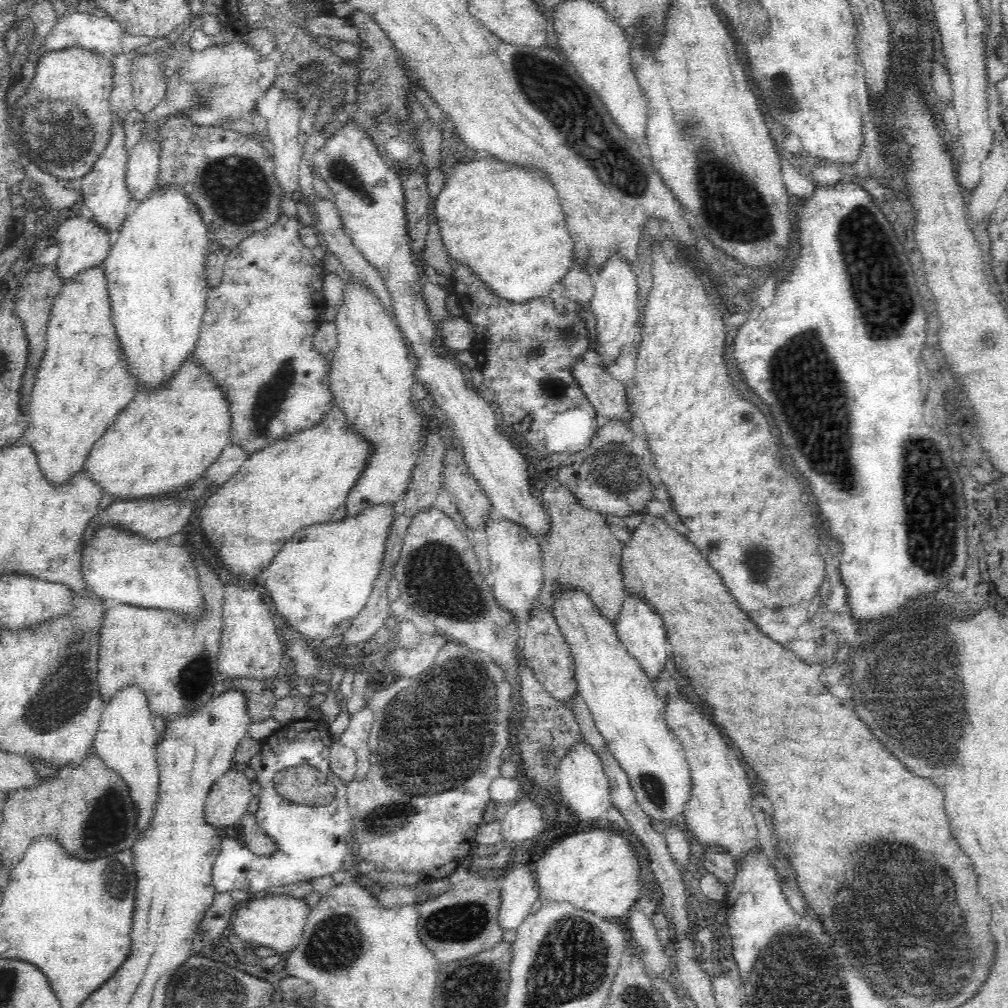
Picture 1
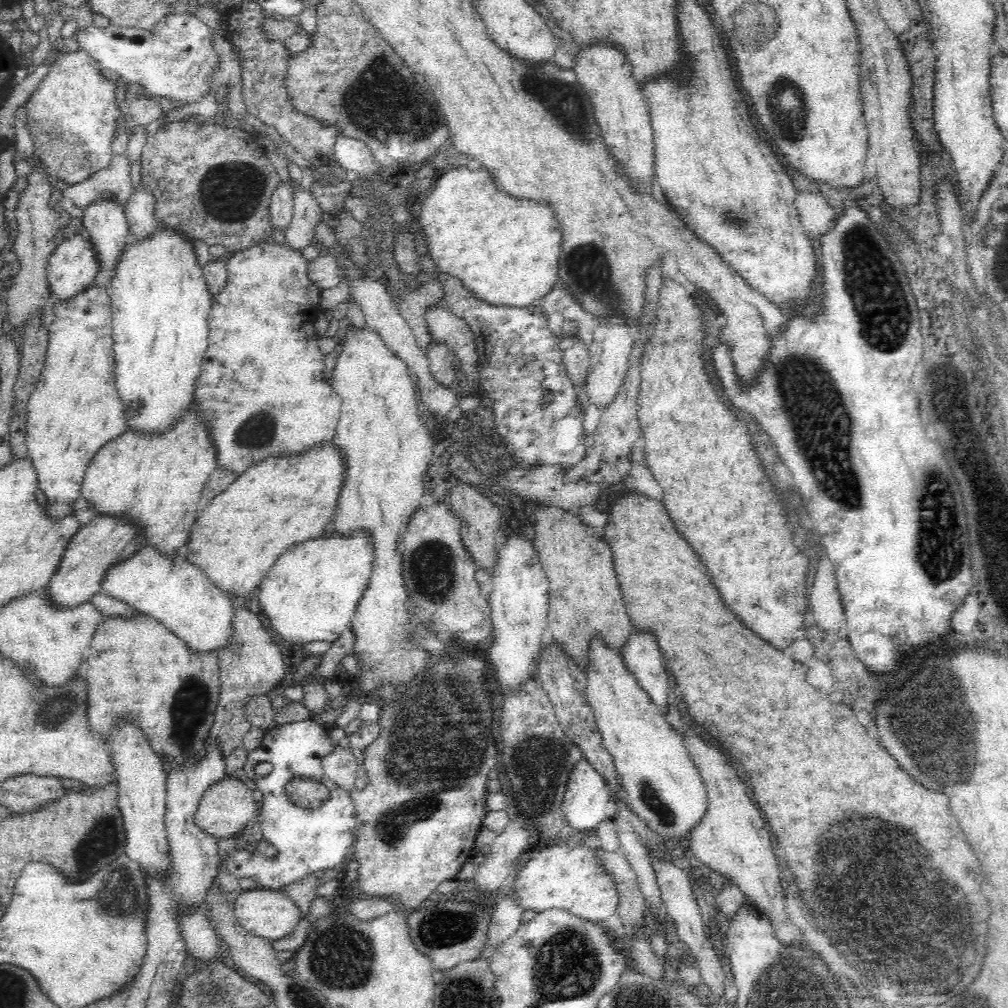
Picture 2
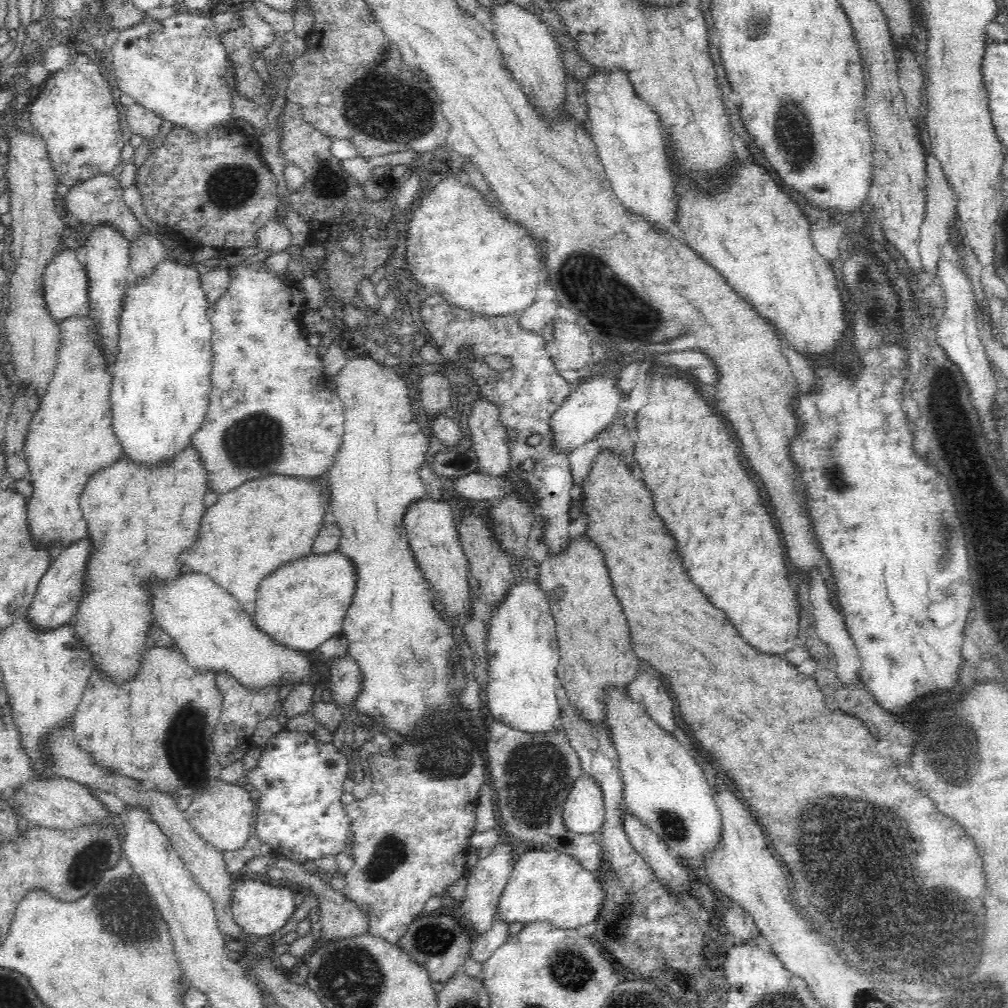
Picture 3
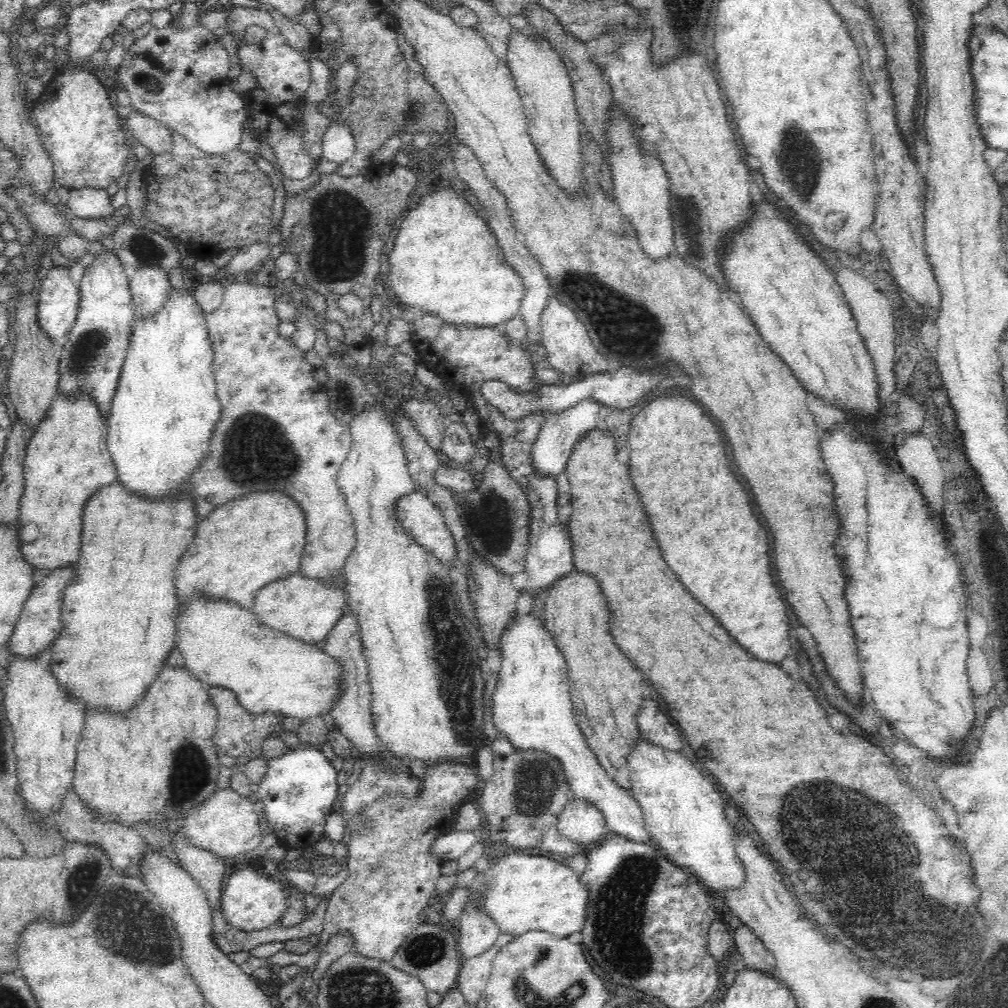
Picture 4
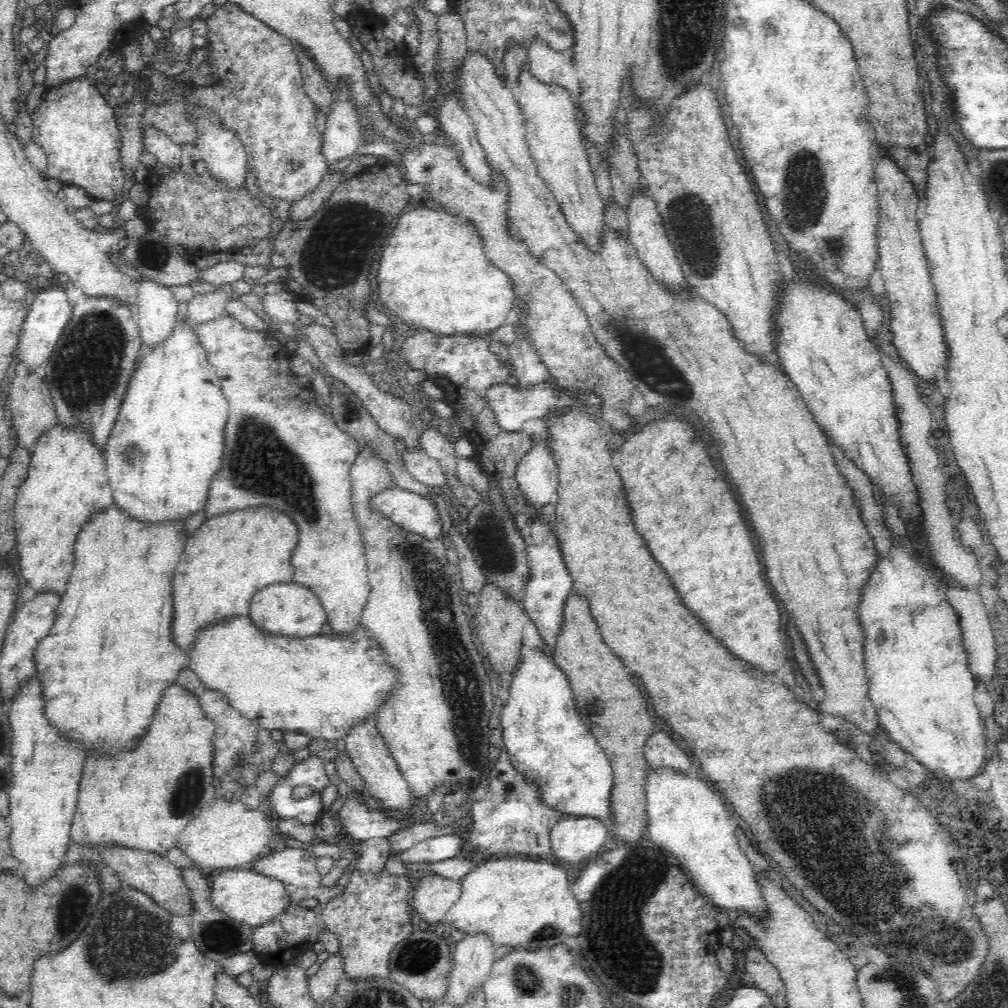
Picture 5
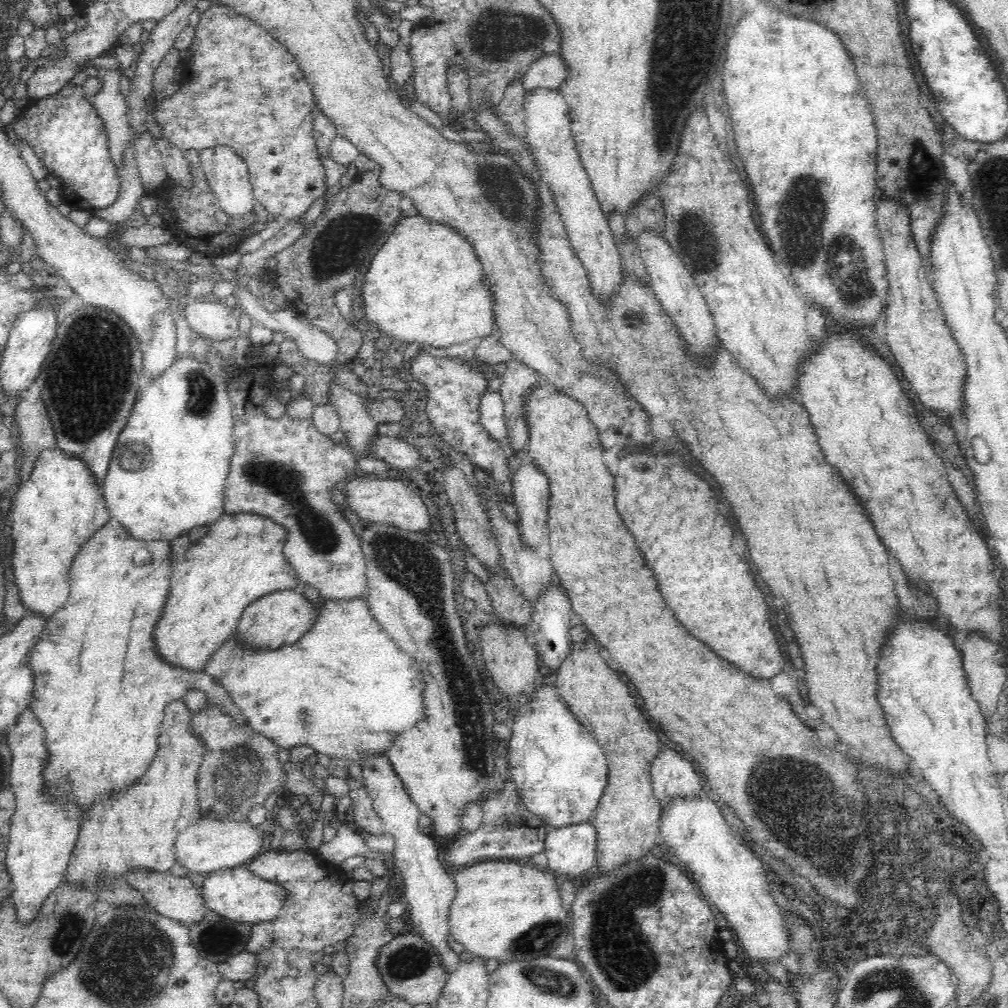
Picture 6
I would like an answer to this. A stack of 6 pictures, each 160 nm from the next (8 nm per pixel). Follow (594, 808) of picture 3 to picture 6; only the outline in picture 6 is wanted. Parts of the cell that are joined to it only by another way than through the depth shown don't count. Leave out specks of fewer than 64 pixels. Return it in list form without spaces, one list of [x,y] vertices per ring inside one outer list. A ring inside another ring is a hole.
[[[588,820],[548,830],[544,853],[549,868],[579,882],[593,871],[597,840],[596,827]]]

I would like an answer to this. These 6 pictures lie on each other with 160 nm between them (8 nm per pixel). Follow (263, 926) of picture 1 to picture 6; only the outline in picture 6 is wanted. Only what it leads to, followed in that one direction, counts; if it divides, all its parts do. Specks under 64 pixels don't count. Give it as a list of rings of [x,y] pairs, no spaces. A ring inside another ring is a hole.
[[[246,866],[220,869],[203,880],[200,888],[204,904],[209,911],[216,912],[234,922],[248,922],[253,926],[274,920],[286,900],[286,890],[274,881],[256,876]]]

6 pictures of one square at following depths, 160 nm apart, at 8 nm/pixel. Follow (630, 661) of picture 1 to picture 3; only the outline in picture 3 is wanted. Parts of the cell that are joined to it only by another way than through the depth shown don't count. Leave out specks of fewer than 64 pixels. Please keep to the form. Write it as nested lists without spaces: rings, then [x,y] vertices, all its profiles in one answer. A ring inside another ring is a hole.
[[[608,683],[603,686],[603,717],[606,721],[607,728],[609,728],[611,743],[614,745],[615,751],[618,755],[619,769],[623,778],[623,792],[622,797],[624,797],[624,802],[626,808],[629,808],[633,812],[633,816],[636,817],[642,824],[645,824],[654,834],[657,834],[662,842],[668,845],[669,850],[677,855],[684,856],[687,860],[703,860],[703,854],[710,849],[715,847],[717,840],[719,839],[719,830],[721,829],[721,816],[718,812],[715,800],[710,793],[710,784],[704,775],[703,769],[698,765],[692,755],[689,755],[689,751],[684,748],[684,746],[678,743],[678,740],[674,737],[673,733],[668,733],[668,731],[662,729],[655,722],[653,718],[646,713],[646,705],[640,703],[640,701],[634,701],[628,691],[622,687],[616,687],[612,683]]]

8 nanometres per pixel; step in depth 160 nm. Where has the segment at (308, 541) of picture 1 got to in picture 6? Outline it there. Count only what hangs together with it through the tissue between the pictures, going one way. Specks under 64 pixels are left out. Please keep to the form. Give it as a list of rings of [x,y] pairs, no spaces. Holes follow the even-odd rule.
[[[274,589],[258,597],[243,610],[235,634],[248,641],[250,647],[277,649],[298,642],[308,630],[312,630],[316,618],[318,609],[310,604],[300,589]]]

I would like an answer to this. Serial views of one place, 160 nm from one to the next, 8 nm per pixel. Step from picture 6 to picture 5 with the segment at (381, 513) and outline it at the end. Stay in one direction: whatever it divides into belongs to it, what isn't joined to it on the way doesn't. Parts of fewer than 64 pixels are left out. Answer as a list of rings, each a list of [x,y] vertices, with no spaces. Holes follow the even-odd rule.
[[[397,486],[388,488],[378,495],[372,500],[375,510],[385,514],[404,531],[409,534],[414,533],[426,540],[440,538],[444,520],[428,498]]]

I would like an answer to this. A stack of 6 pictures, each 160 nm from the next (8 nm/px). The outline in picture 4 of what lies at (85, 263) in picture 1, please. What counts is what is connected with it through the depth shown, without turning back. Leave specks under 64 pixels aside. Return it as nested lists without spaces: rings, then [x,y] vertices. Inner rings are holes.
[[[53,265],[41,280],[38,299],[38,323],[62,350],[64,336],[75,323],[80,293],[70,278],[70,268]]]

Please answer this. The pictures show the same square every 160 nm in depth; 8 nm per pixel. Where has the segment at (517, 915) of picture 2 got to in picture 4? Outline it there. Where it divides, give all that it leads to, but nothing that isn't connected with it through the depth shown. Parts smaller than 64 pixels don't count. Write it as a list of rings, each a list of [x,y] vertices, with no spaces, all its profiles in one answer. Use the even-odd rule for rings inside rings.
[[[493,945],[484,954],[463,960],[457,987],[461,988],[468,1003],[476,1004],[485,996],[486,984],[488,984],[492,964],[498,952],[498,948]]]

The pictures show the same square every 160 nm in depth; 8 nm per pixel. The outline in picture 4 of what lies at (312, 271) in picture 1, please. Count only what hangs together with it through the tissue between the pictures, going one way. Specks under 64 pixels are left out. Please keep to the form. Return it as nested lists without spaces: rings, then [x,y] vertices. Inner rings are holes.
[[[242,277],[230,279],[225,283],[222,304],[205,316],[210,342],[212,343],[214,351],[213,377],[215,378],[216,394],[221,409],[219,412],[219,419],[213,426],[212,436],[210,436],[210,440],[208,440],[208,452],[206,452],[206,456],[200,460],[198,468],[194,470],[190,485],[192,485],[196,497],[206,498],[213,506],[224,504],[226,500],[232,500],[234,496],[240,496],[242,492],[248,492],[248,490],[254,492],[256,486],[258,486],[258,490],[262,490],[262,492],[266,492],[266,488],[282,488],[282,492],[290,492],[290,496],[294,496],[294,498],[300,502],[300,506],[305,510],[306,514],[307,535],[299,569],[305,576],[310,578],[328,580],[328,578],[334,576],[334,574],[343,574],[342,568],[346,555],[351,551],[355,543],[354,521],[350,517],[350,511],[348,511],[348,507],[346,507],[342,495],[339,494],[338,489],[335,488],[338,470],[340,470],[342,462],[346,460],[346,456],[348,456],[347,453],[350,452],[352,438],[349,425],[342,423],[342,421],[338,421],[338,417],[335,417],[334,413],[330,411],[324,384],[314,379],[314,366],[312,366],[308,360],[304,360],[306,352],[302,351],[302,349],[292,341],[292,338],[285,338],[278,332],[282,320],[278,317],[278,312],[276,312],[277,296],[278,292],[275,289],[266,287],[264,284],[256,284],[256,282],[246,280],[246,278]]]

